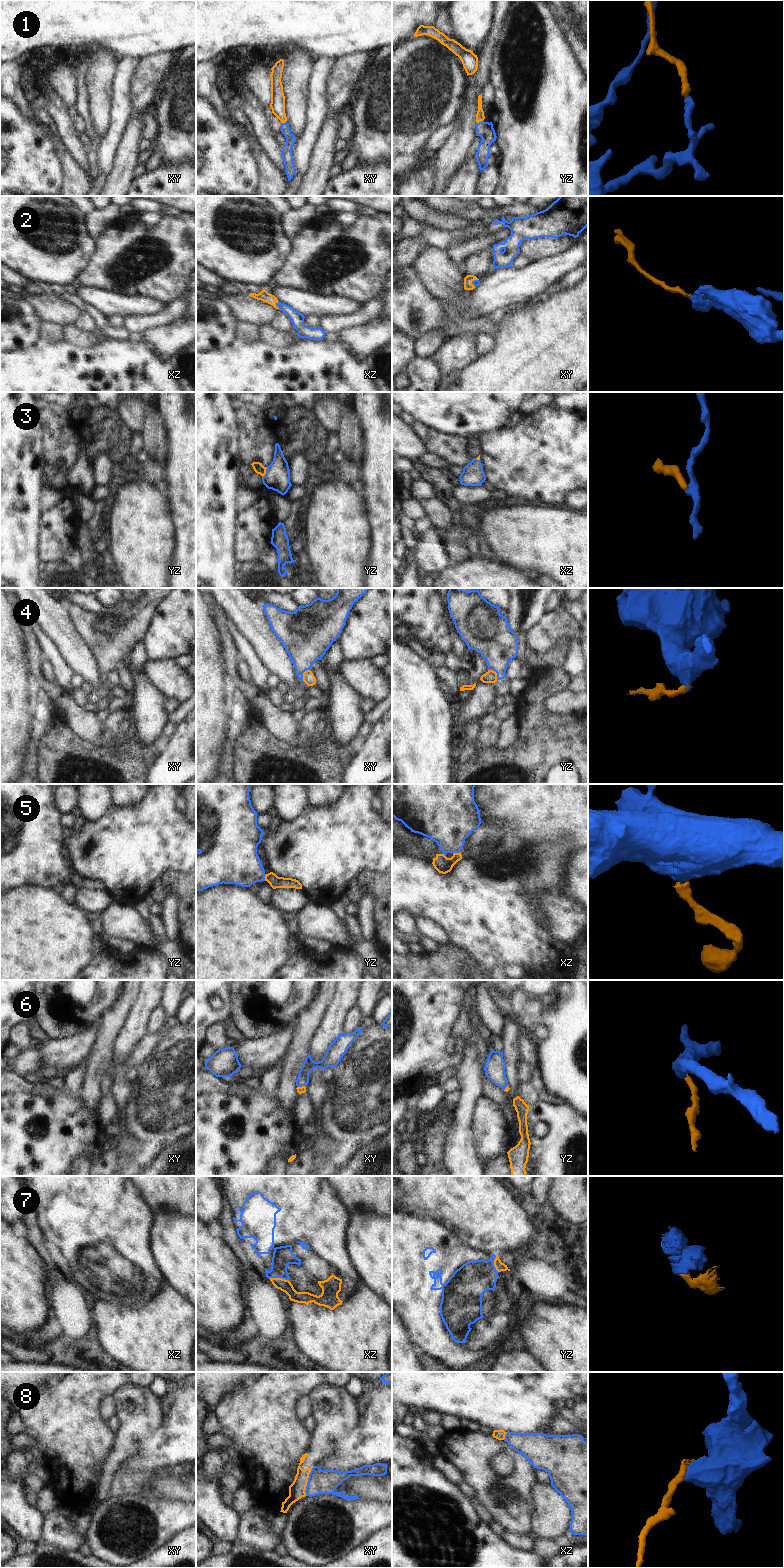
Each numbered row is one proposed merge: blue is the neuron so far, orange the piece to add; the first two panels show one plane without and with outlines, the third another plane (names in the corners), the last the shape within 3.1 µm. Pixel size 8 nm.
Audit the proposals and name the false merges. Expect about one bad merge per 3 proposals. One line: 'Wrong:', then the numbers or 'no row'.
Wrong: 4, 5, 7, 8

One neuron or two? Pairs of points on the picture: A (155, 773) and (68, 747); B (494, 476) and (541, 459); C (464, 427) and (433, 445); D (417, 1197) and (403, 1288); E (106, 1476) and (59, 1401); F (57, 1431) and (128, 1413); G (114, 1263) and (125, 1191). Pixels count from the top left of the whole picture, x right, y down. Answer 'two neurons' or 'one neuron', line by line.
A: two neurons
B: one neuron
C: two neurons
D: two neurons
E: two neurons
F: two neurons
G: one neuron

